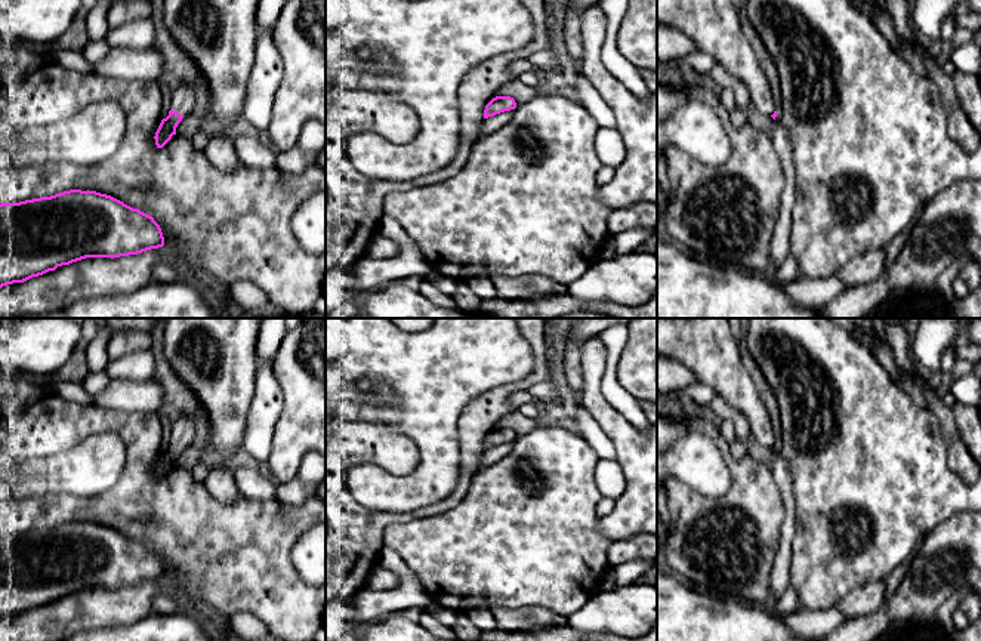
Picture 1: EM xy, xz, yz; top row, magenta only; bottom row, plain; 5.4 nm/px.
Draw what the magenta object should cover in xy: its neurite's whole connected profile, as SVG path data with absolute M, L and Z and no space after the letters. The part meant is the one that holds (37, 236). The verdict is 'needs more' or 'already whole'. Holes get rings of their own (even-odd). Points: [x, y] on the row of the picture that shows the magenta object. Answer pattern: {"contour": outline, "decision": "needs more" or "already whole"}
{"contour": "M96 191L0 204L0 289L86 258L120 258L164 246L152 216Z", "decision": "already whole"}

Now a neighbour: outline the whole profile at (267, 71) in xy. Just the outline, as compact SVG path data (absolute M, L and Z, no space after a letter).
M274 28L259 30L254 62L249 75L243 118L266 135L272 120L272 105L283 78L283 59L272 40Z

